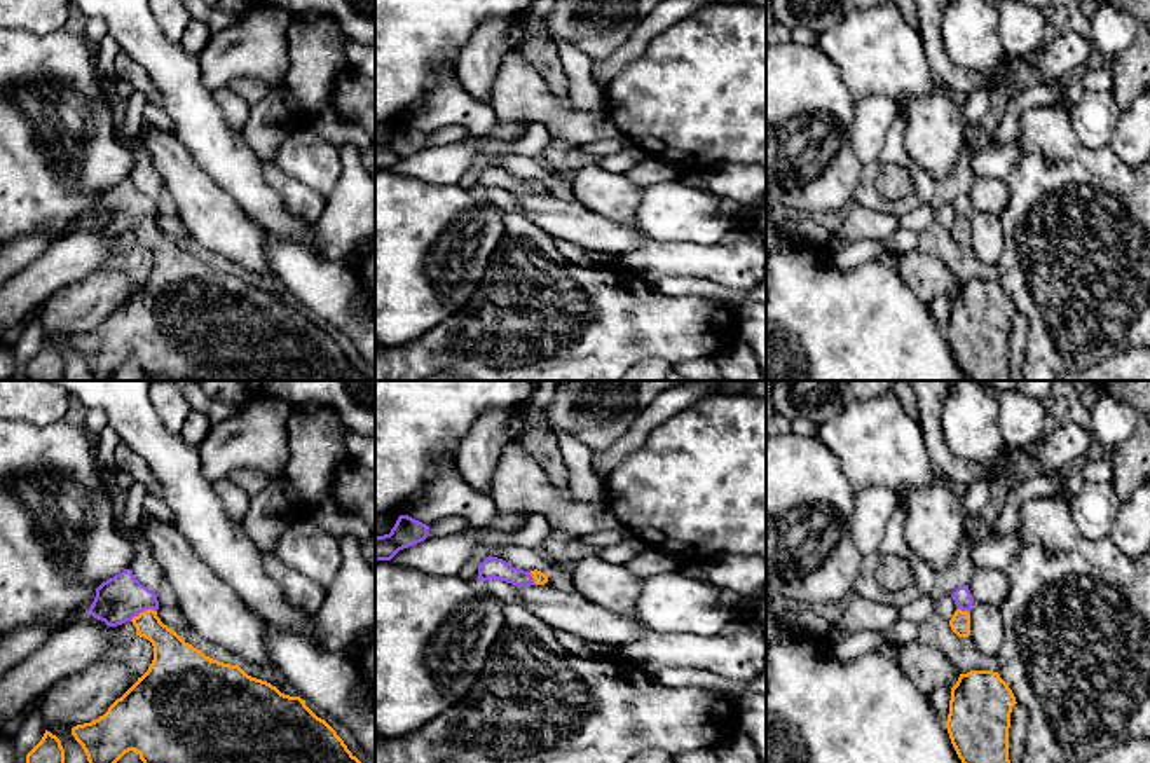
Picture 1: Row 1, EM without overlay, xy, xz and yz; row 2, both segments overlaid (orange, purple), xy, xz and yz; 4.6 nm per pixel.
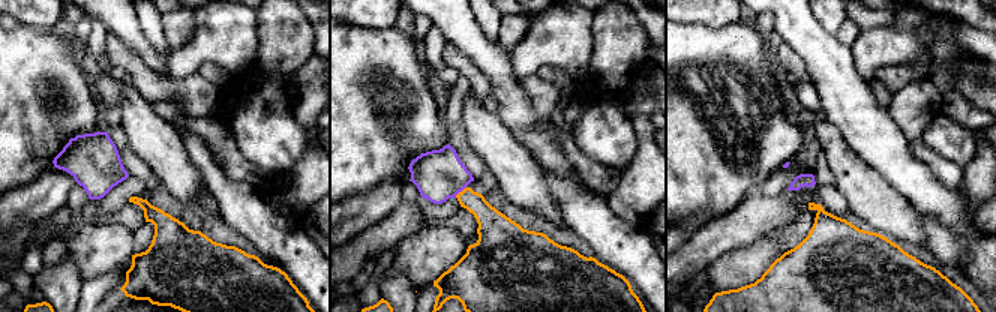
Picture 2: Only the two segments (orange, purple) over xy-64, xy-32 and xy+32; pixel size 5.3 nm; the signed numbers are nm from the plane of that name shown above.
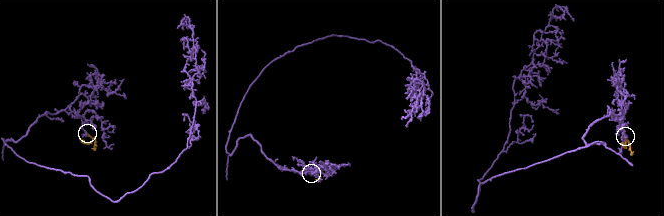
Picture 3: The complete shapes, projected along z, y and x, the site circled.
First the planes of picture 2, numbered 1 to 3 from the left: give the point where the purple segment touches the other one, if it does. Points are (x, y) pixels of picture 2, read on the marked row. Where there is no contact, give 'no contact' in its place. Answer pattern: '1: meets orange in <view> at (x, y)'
1: no contact
2: meets orange in xy-32 at (459, 192)
3: no contact

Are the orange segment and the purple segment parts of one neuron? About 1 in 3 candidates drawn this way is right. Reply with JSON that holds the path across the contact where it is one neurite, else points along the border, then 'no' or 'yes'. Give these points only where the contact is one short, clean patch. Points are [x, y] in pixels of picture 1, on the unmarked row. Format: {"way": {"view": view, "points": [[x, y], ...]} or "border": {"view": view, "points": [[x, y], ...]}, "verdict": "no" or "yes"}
{"way": {"view": "xy", "points": [[173, 266], [142, 222], [130, 210], [119, 208]]}, "verdict": "yes"}

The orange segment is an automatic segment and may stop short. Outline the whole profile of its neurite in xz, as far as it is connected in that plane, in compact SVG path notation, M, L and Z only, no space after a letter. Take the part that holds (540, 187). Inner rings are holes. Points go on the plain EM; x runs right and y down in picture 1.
M489 164L487 168L483 168L483 171L478 176L478 189L482 190L501 189L517 196L531 196L531 194L548 192L548 183L537 178L524 180L513 176L503 168Z

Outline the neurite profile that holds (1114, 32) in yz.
M1096 0L1091 19L1092 45L1108 66L1113 66L1136 40L1136 21L1108 0Z

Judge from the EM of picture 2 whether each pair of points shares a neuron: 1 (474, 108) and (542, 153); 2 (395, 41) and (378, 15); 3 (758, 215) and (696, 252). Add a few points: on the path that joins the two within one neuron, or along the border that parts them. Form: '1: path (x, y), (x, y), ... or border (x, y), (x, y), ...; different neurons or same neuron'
1: border (495, 114), (531, 158); different neurons
2: border (351, 24), (375, 29), (392, 27); different neurons
3: path (743, 225), (711, 240); same neuron

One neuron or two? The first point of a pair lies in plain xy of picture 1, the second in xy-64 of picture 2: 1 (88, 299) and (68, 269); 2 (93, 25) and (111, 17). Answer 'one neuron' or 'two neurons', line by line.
1: two neurons
2: two neurons

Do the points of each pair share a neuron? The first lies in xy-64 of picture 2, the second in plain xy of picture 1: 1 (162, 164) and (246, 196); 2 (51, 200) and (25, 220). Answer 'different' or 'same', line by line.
1: different
2: different

